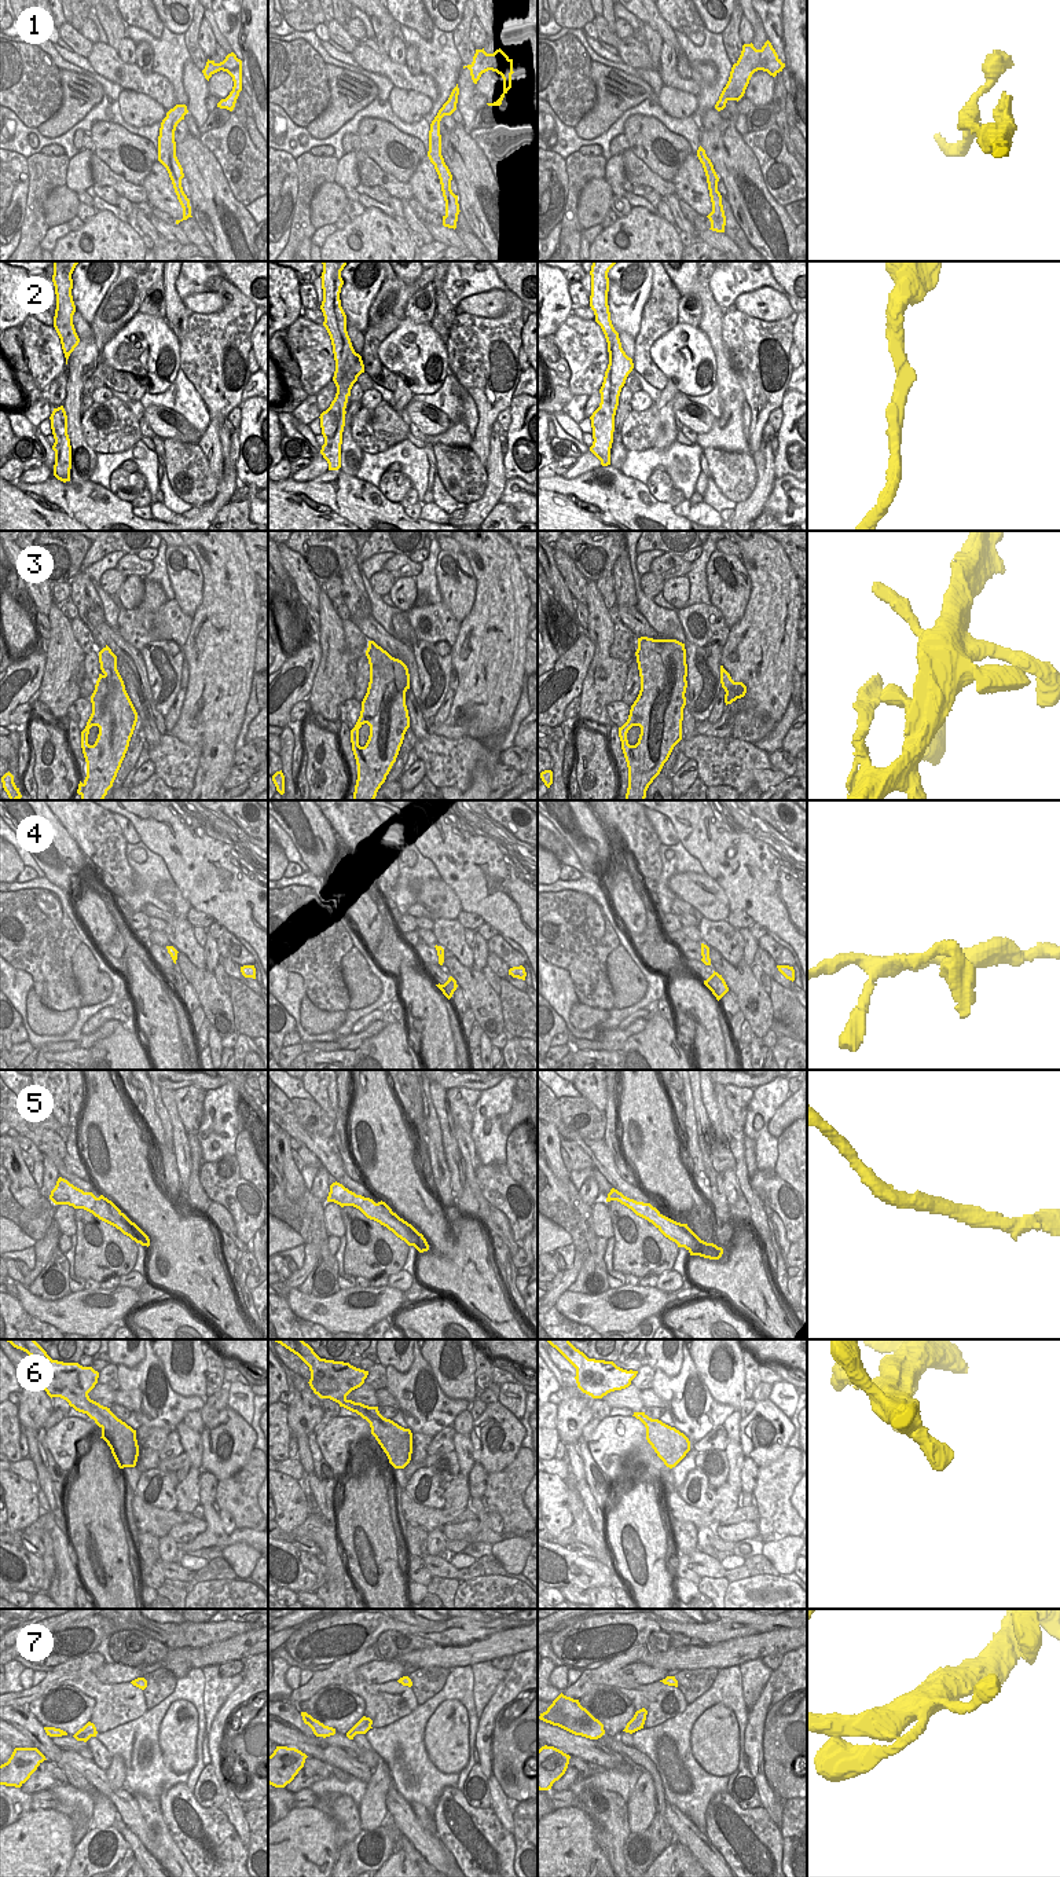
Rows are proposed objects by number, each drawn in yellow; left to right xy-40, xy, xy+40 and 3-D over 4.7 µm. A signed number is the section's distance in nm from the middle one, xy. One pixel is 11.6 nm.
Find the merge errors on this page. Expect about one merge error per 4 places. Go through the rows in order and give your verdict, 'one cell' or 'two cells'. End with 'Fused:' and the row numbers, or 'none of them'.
1: one cell
2: one cell
3: one cell
4: one cell
5: one cell
6: one cell
7: one cell
Fused: none of them

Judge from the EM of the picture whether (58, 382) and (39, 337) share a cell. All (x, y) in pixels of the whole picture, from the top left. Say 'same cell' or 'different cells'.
different cells

